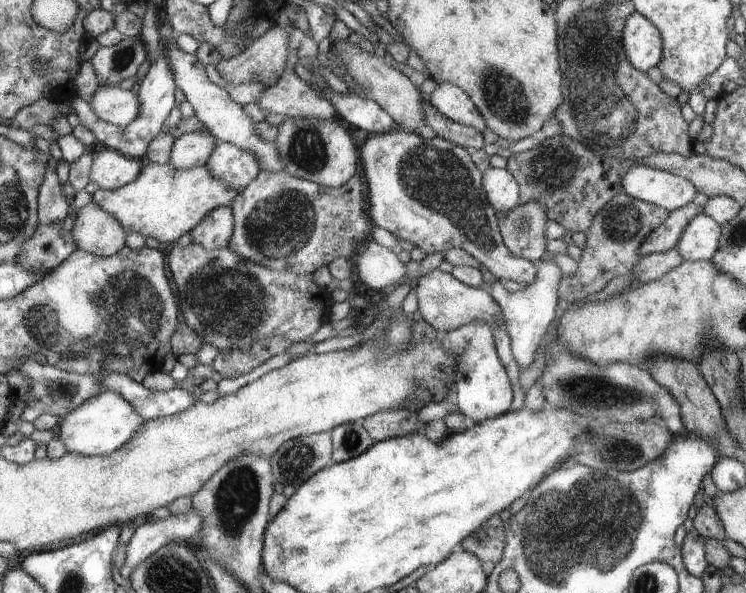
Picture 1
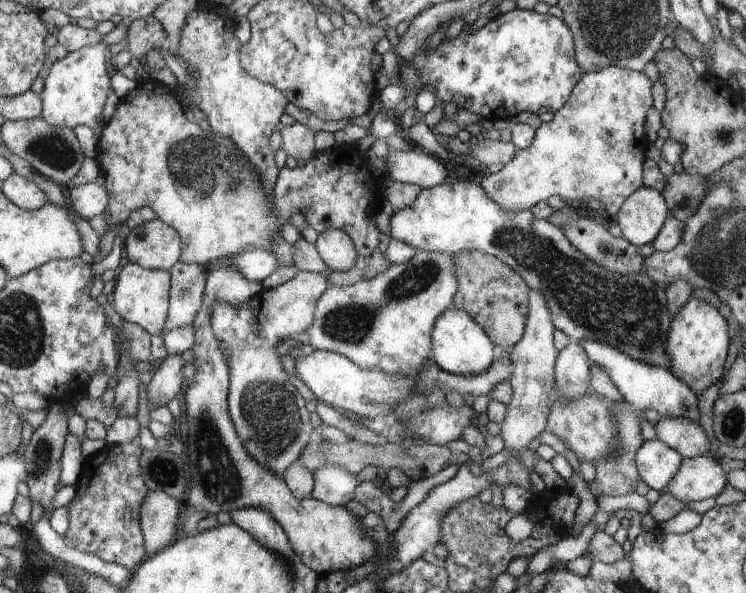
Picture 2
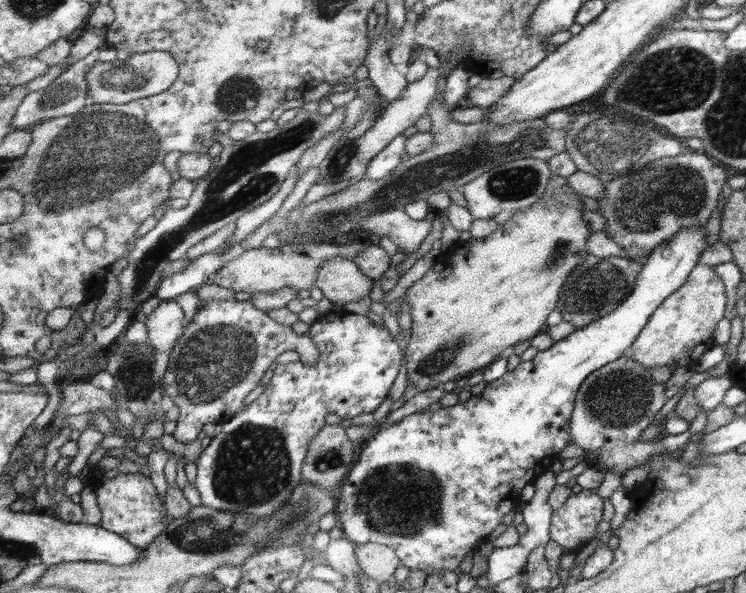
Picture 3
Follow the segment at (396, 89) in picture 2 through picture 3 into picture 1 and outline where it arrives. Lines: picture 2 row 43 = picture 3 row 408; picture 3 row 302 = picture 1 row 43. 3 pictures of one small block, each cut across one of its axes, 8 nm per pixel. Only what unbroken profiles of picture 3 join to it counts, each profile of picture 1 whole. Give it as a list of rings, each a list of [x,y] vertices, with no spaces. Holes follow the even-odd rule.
[[[638,12],[625,20],[621,45],[630,64],[645,73],[660,64],[664,52],[660,29]]]

